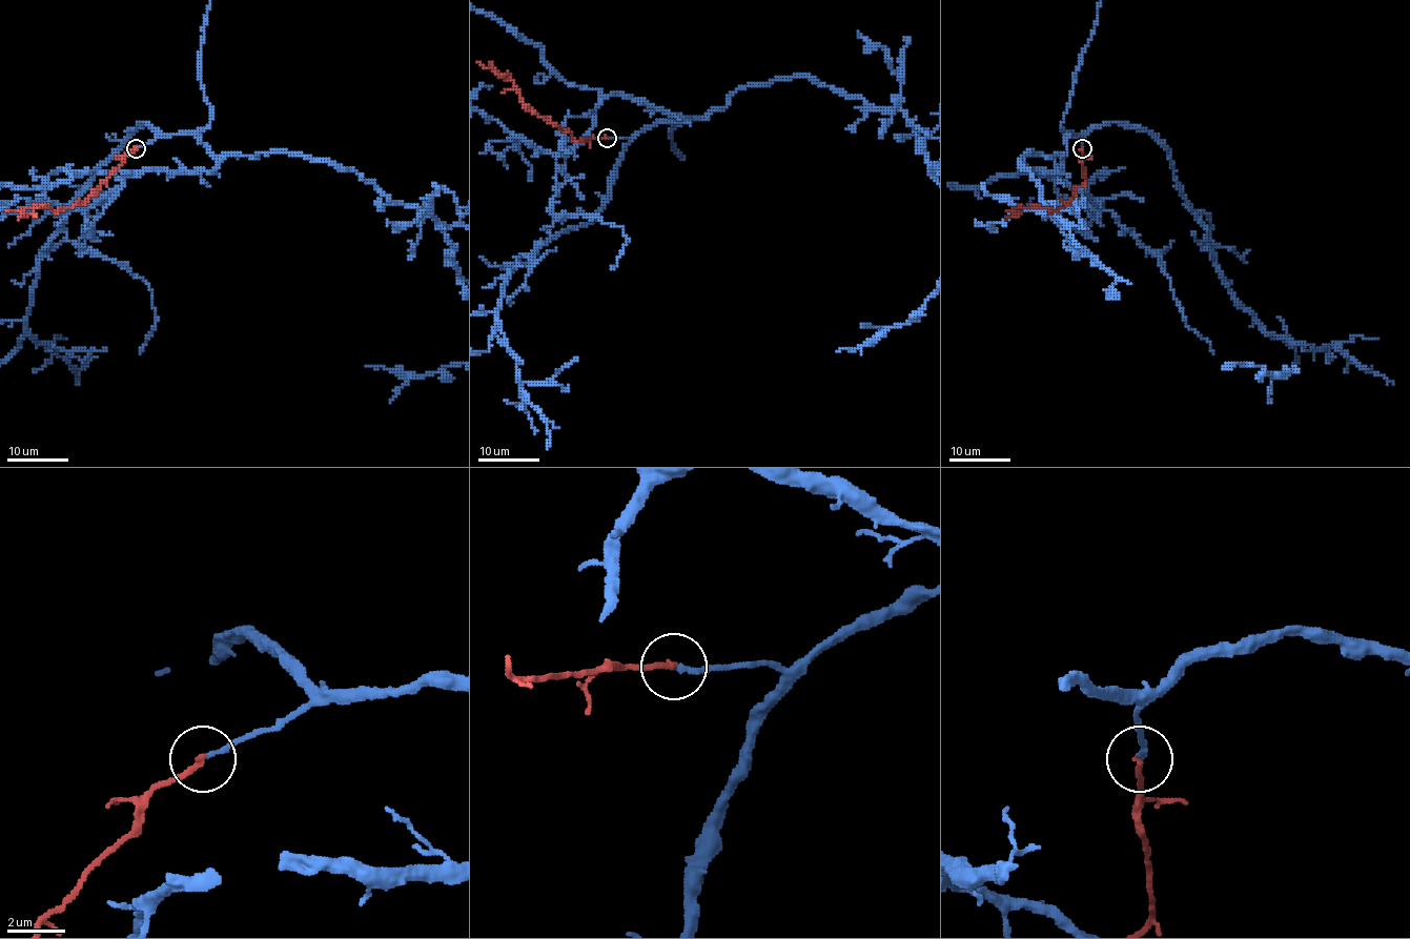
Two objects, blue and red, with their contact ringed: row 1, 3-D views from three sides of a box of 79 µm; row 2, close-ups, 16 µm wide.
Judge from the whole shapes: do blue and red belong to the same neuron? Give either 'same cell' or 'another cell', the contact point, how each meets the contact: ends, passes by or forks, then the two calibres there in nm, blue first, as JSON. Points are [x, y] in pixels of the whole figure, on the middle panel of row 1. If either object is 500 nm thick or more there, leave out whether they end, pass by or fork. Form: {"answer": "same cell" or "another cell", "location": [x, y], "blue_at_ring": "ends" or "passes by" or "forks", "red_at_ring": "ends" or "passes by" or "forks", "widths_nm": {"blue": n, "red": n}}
{"answer": "same cell", "location": [607, 138], "blue_at_ring": "ends", "red_at_ring": "ends", "widths_nm": {"blue": 170, "red": 200}}

